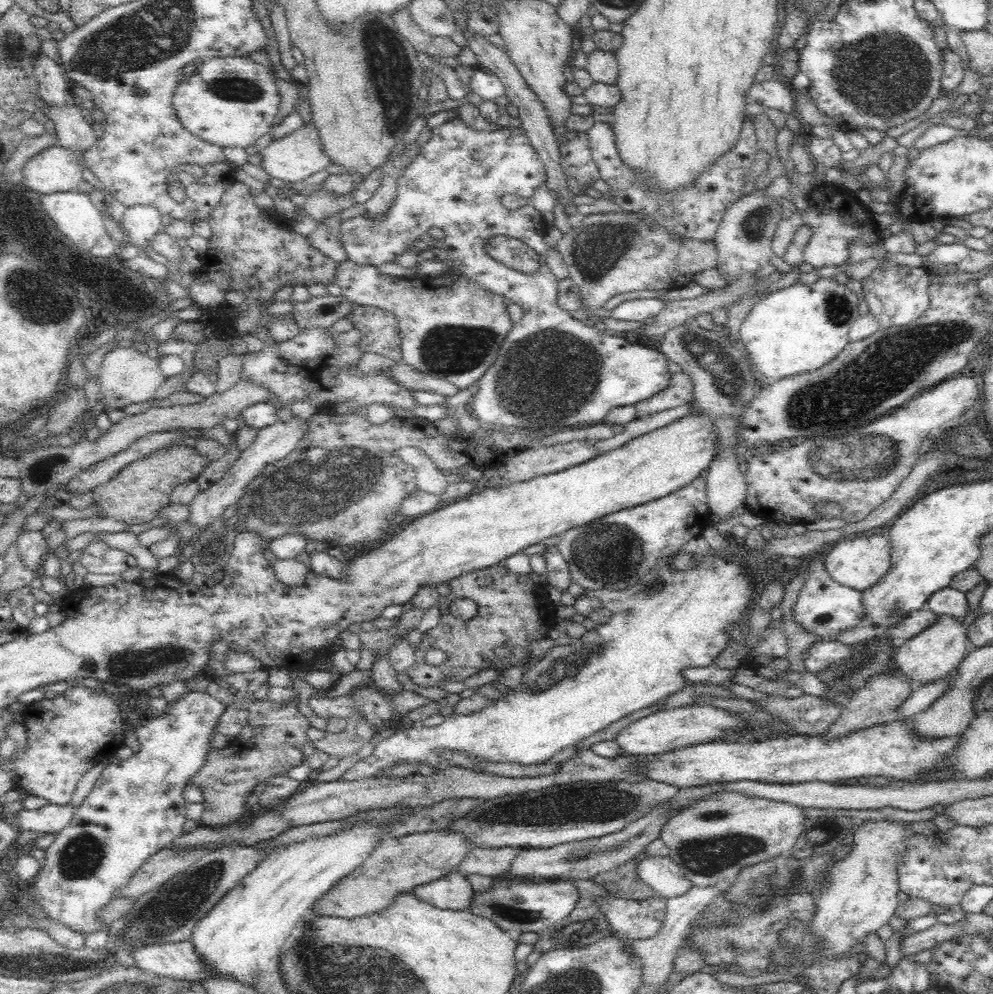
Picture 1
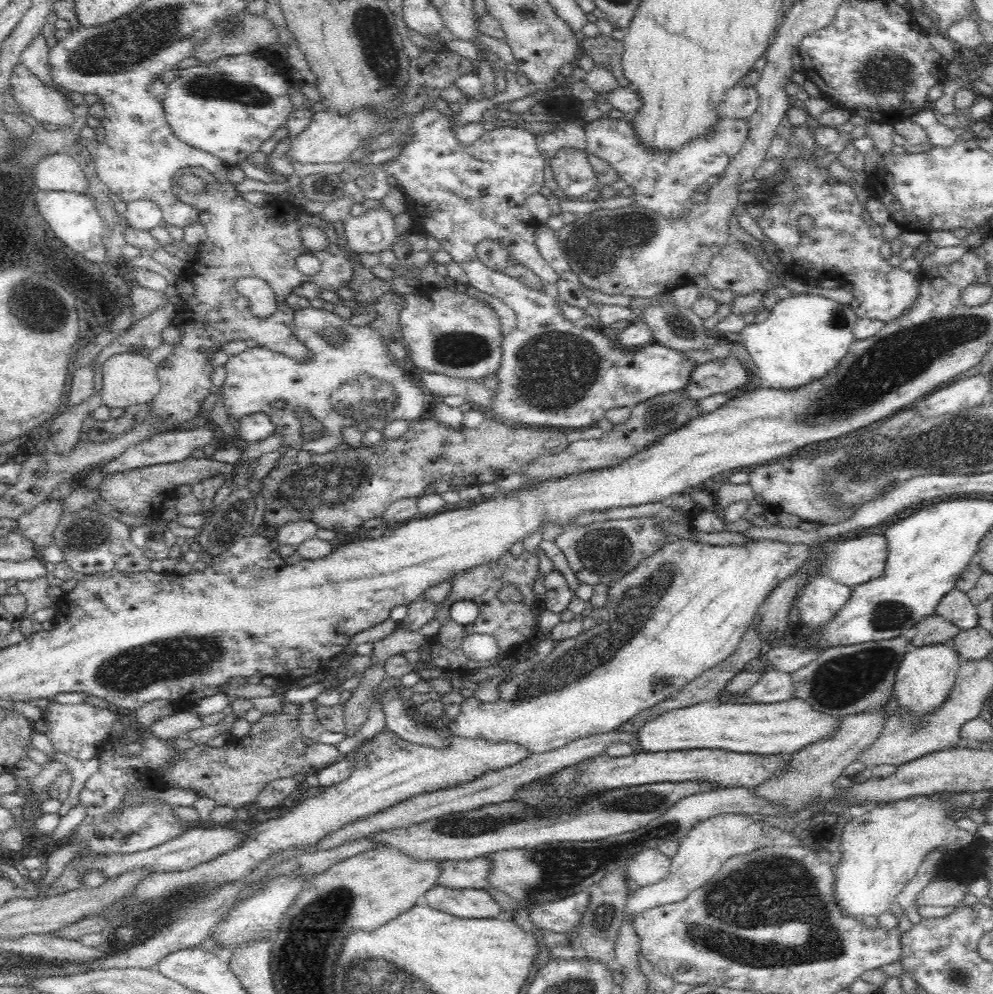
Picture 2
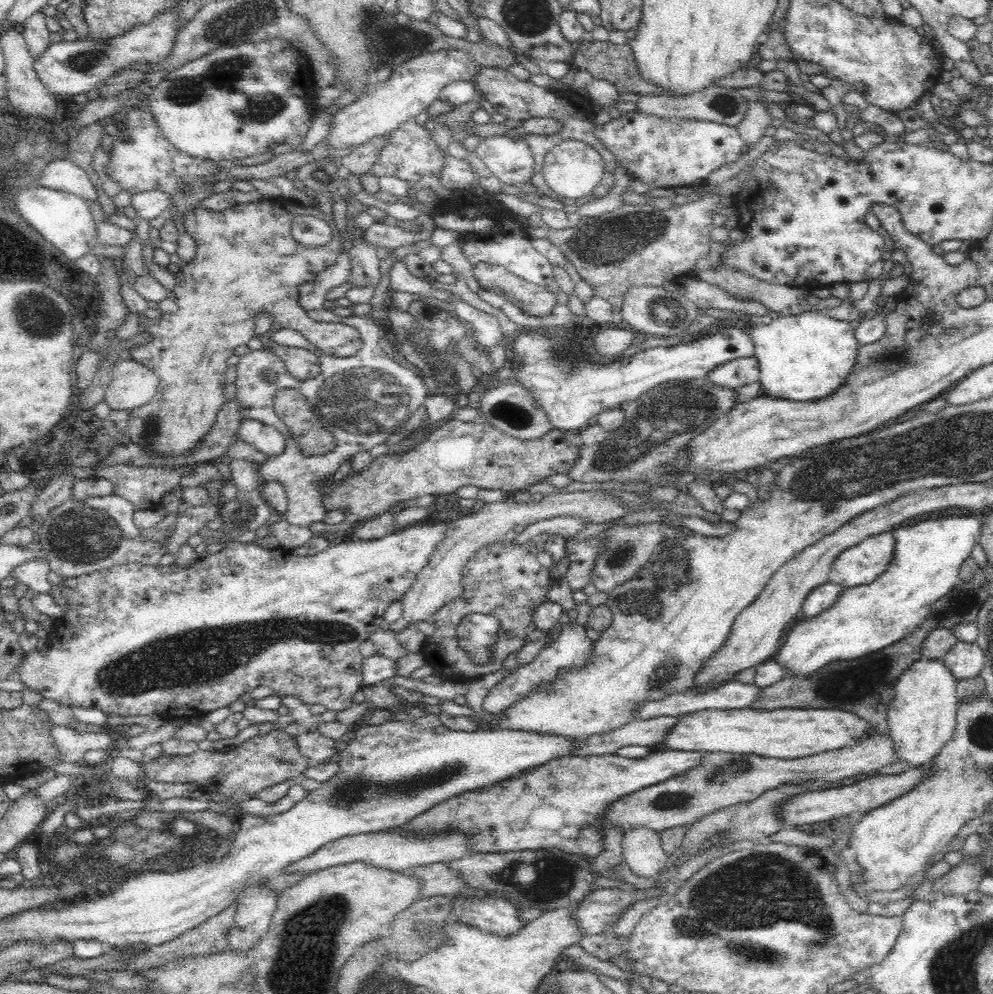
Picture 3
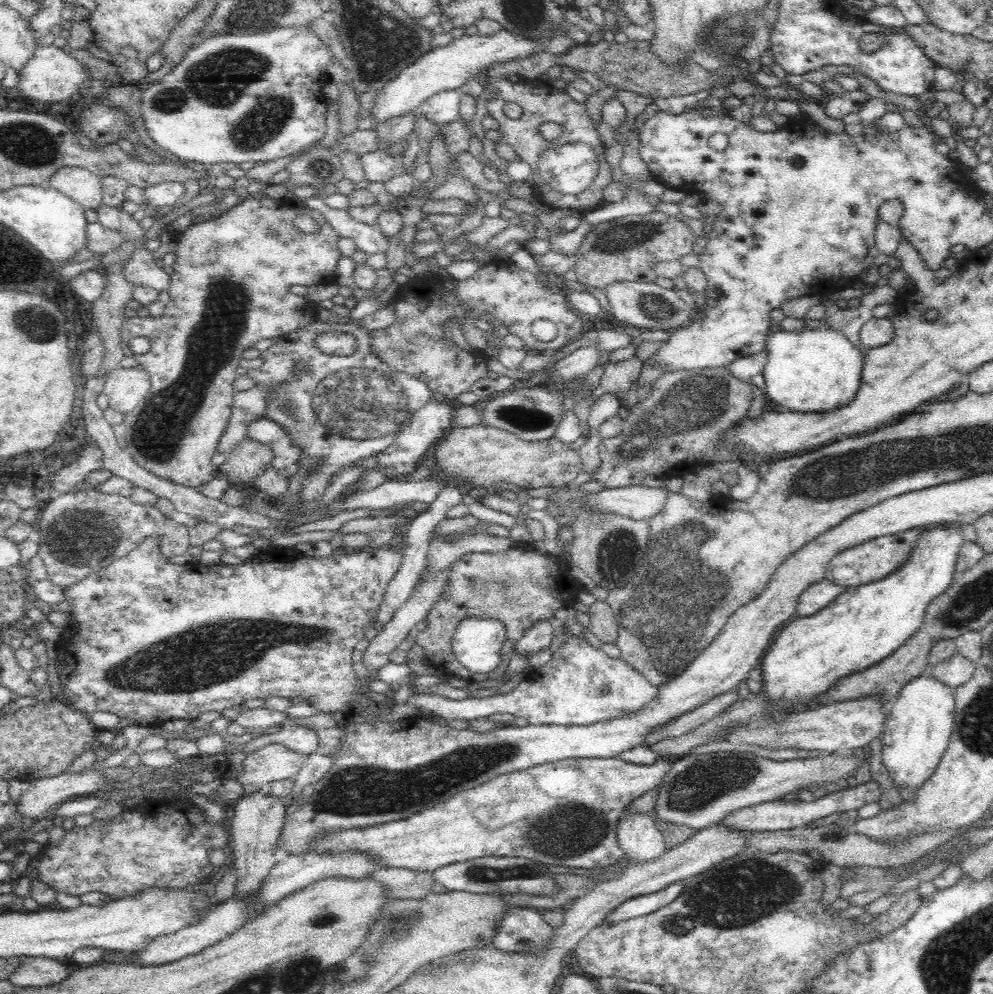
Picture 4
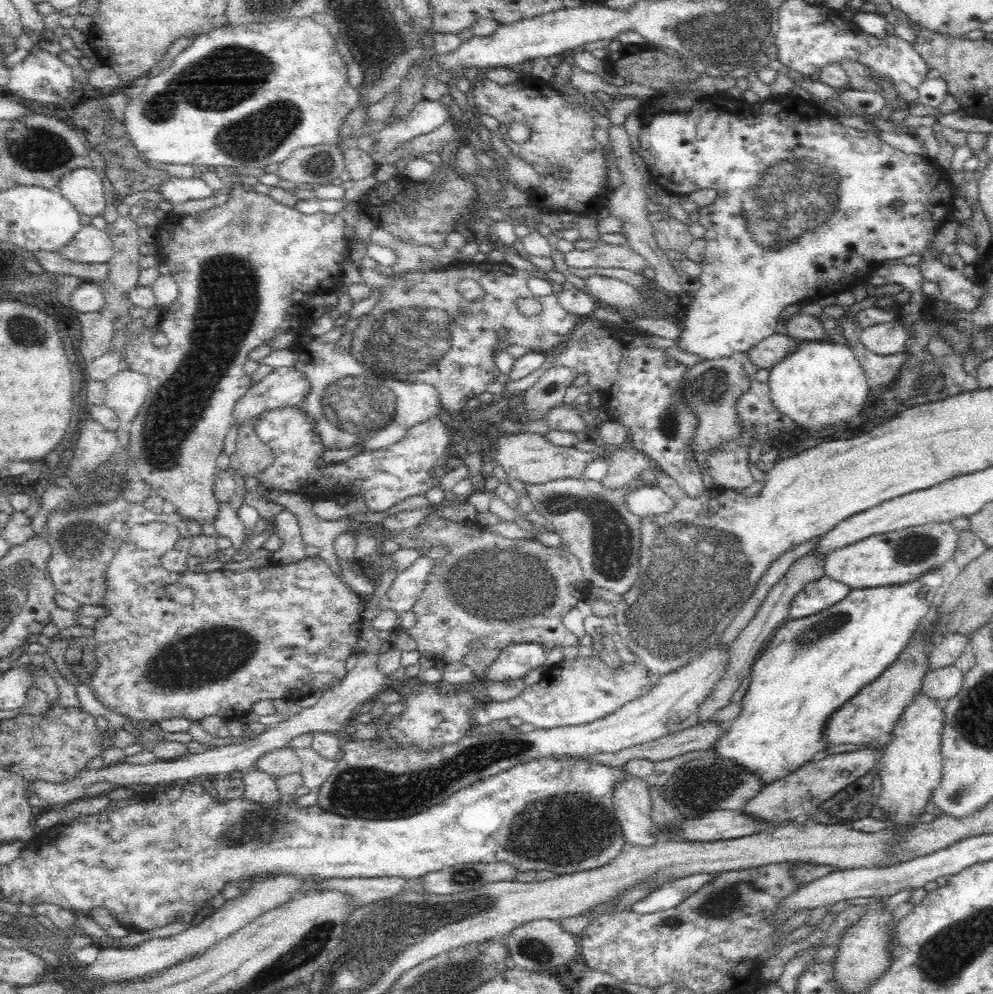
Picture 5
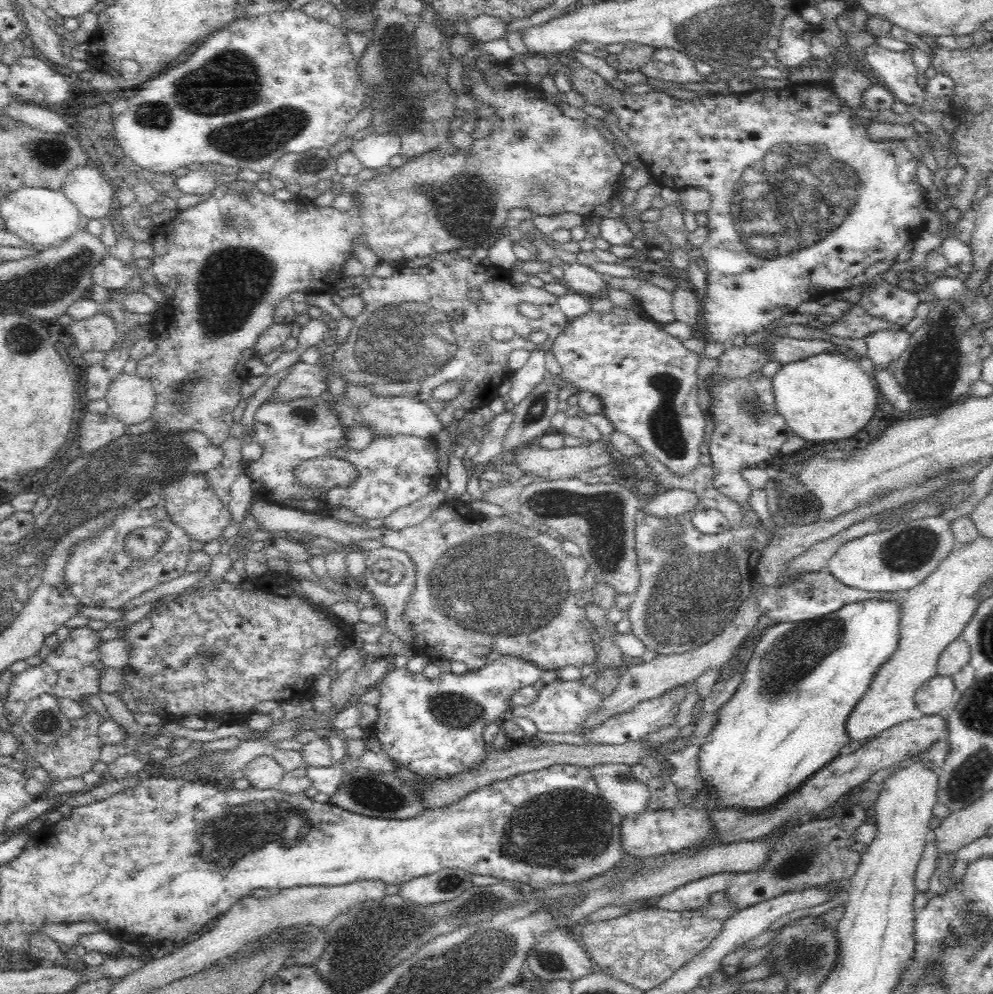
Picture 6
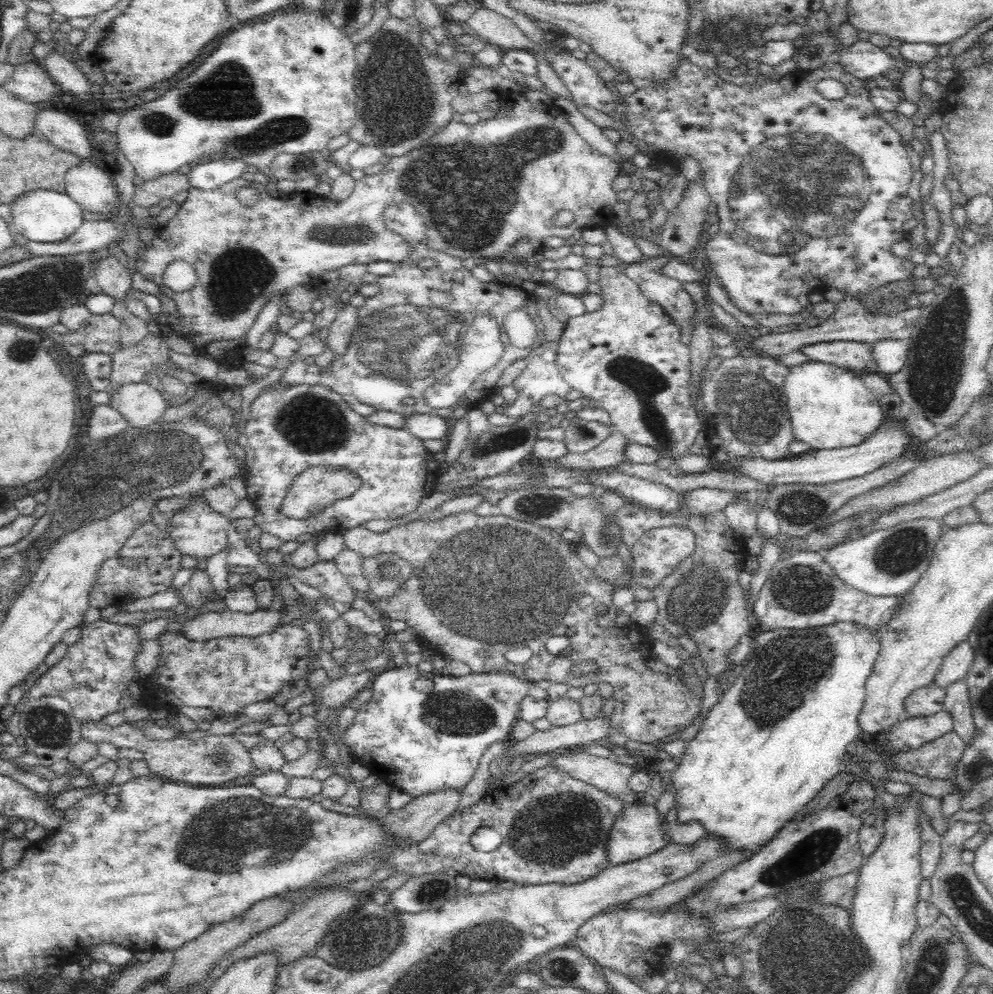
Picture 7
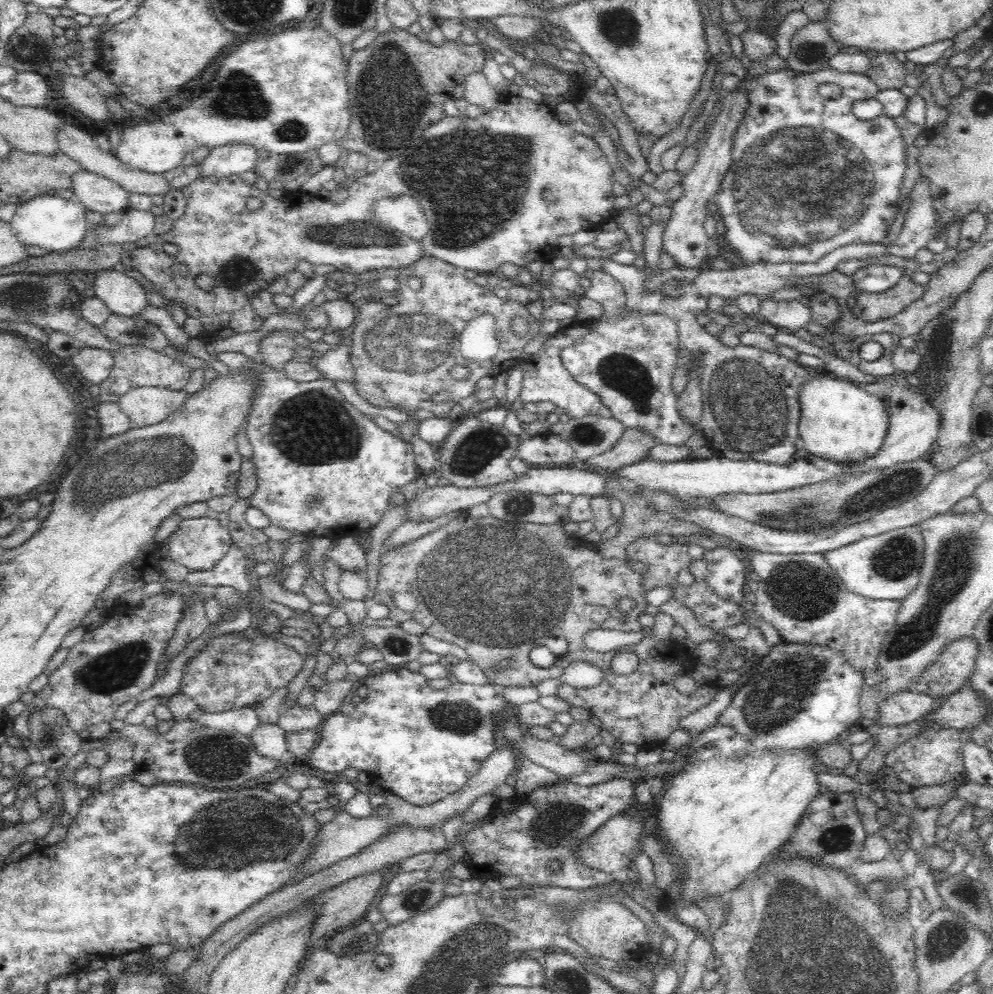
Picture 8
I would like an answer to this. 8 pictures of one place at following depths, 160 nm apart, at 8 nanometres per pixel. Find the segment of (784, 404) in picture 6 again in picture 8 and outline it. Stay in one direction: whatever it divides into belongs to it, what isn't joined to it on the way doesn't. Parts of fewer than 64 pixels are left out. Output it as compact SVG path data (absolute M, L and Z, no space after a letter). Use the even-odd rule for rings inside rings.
M818 370L798 388L799 436L805 444L803 454L815 454L826 460L852 464L879 450L888 430L888 413L882 398L871 395L847 378Z

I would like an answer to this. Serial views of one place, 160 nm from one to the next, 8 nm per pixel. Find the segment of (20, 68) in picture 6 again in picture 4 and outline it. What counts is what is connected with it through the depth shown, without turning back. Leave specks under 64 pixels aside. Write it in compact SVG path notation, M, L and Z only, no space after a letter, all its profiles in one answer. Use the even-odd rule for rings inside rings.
M37 46L34 55L22 68L19 76L18 88L24 96L38 102L62 102L70 99L71 95L78 92L84 81L92 80L92 74L85 66L80 64L63 49L56 46Z

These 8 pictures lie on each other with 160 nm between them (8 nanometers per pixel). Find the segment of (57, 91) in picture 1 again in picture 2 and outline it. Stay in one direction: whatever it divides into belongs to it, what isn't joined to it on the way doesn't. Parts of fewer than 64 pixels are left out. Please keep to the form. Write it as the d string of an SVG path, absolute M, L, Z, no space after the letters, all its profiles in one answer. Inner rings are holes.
M39 35L30 42L30 45L22 52L21 63L29 72L34 74L37 80L43 82L47 88L58 89L58 85L52 77L52 65L49 60L48 44L44 36Z

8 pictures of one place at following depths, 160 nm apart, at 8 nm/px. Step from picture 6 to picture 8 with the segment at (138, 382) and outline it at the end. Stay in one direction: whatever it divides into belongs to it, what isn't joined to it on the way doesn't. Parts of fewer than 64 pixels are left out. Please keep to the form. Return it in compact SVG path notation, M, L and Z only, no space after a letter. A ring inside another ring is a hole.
M162 387L130 388L117 402L120 410L132 421L134 428L159 423L178 410L189 394Z

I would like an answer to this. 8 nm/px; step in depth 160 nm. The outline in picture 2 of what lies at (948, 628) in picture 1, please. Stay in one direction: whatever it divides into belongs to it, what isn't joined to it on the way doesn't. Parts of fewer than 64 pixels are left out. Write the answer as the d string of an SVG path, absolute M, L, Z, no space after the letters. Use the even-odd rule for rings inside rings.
M954 643L924 644L910 647L909 652L900 661L893 686L896 706L907 708L915 714L925 714L940 706L952 690L958 668L961 665L960 653L954 649Z

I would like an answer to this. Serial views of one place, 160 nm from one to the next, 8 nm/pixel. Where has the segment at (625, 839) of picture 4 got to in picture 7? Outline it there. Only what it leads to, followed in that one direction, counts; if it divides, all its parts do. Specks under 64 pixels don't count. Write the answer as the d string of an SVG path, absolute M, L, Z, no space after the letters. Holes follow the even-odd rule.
M572 753L559 755L551 764L601 792L620 799L624 806L633 805L638 798L638 793L634 793L629 786L629 778L635 772L635 767L618 762L612 756Z

